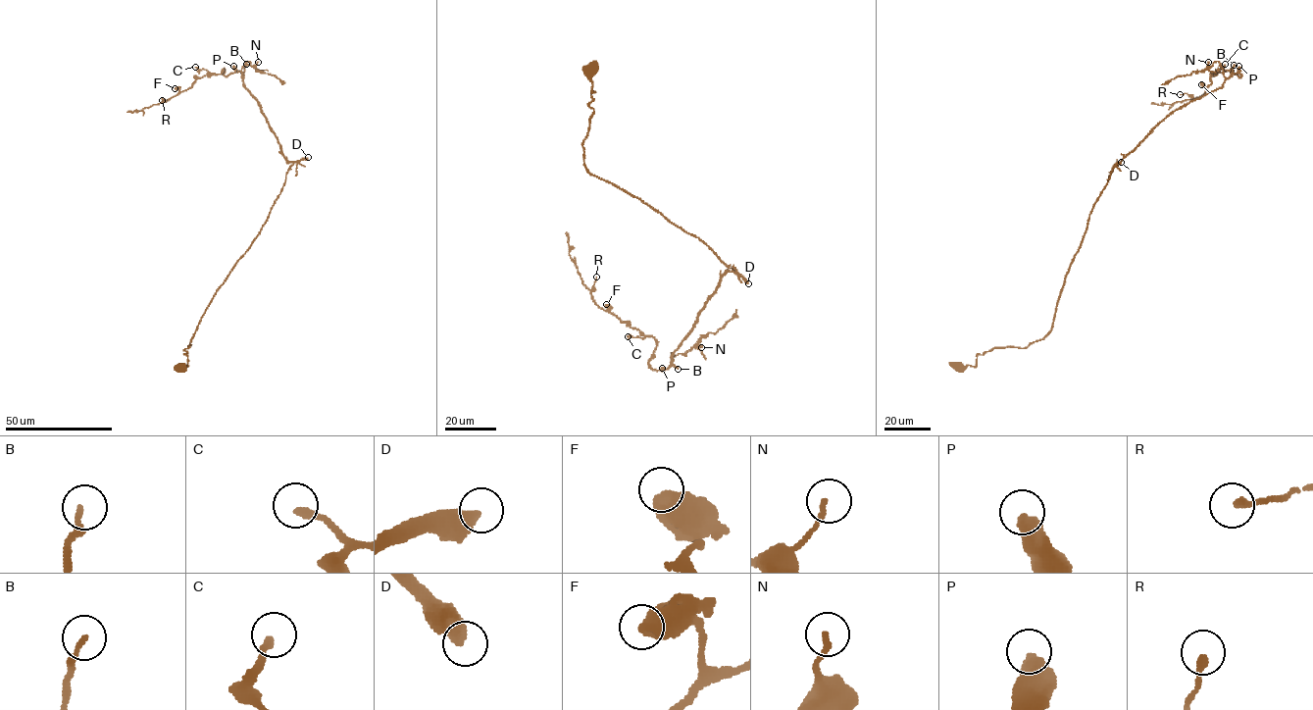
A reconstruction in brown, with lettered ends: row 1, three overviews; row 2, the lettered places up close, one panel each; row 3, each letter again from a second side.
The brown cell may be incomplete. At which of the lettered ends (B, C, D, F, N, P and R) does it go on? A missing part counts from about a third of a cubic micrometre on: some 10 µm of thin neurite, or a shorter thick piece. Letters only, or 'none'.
B, D

